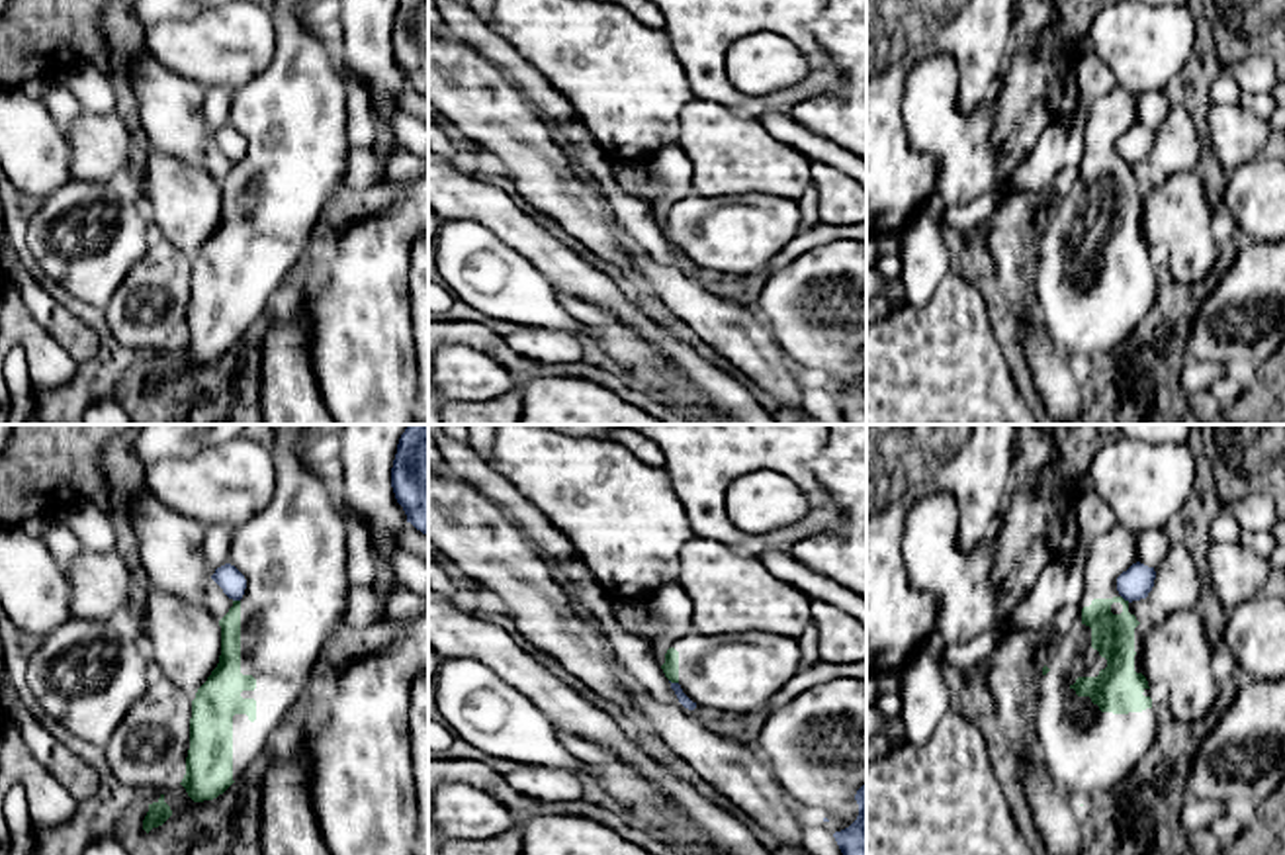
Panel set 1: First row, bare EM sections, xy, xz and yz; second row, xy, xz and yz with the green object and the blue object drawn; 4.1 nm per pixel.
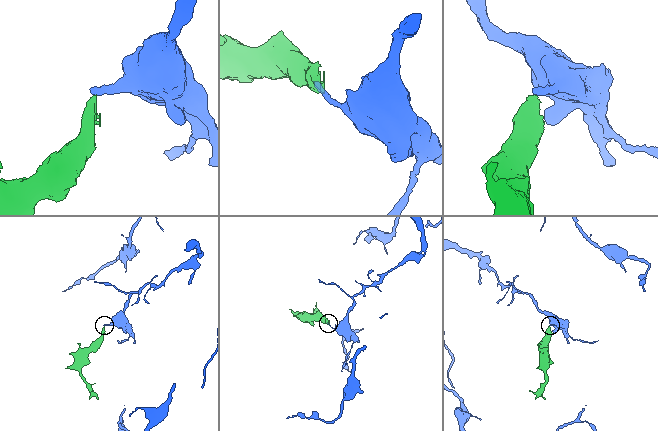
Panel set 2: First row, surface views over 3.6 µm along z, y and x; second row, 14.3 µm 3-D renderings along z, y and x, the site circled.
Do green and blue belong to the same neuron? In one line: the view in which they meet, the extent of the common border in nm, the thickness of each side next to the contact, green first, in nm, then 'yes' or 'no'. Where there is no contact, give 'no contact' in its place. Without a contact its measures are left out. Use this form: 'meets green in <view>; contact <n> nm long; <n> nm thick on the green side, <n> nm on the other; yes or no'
meets green in xz; contact 40 nm long; 70 nm thick on the green side, 50 nm on the other; no

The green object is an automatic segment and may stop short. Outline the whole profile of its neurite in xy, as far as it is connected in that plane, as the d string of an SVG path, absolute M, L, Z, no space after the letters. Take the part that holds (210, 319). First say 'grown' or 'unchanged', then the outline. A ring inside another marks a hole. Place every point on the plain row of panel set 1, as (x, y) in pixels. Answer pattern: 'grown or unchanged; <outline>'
grown; M276 0L272 65L231 90L229 125L246 141L241 162L219 182L217 229L192 262L190 311L182 348L194 364L223 356L266 311L270 295L309 252L325 203L338 190L348 164L346 88L340 63L305 25L299 4Z

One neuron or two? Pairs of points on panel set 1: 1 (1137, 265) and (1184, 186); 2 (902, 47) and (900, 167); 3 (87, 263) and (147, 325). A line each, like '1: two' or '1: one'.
1: two
2: one
3: two

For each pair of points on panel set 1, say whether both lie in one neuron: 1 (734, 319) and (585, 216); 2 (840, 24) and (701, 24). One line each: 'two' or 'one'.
1: two
2: two

